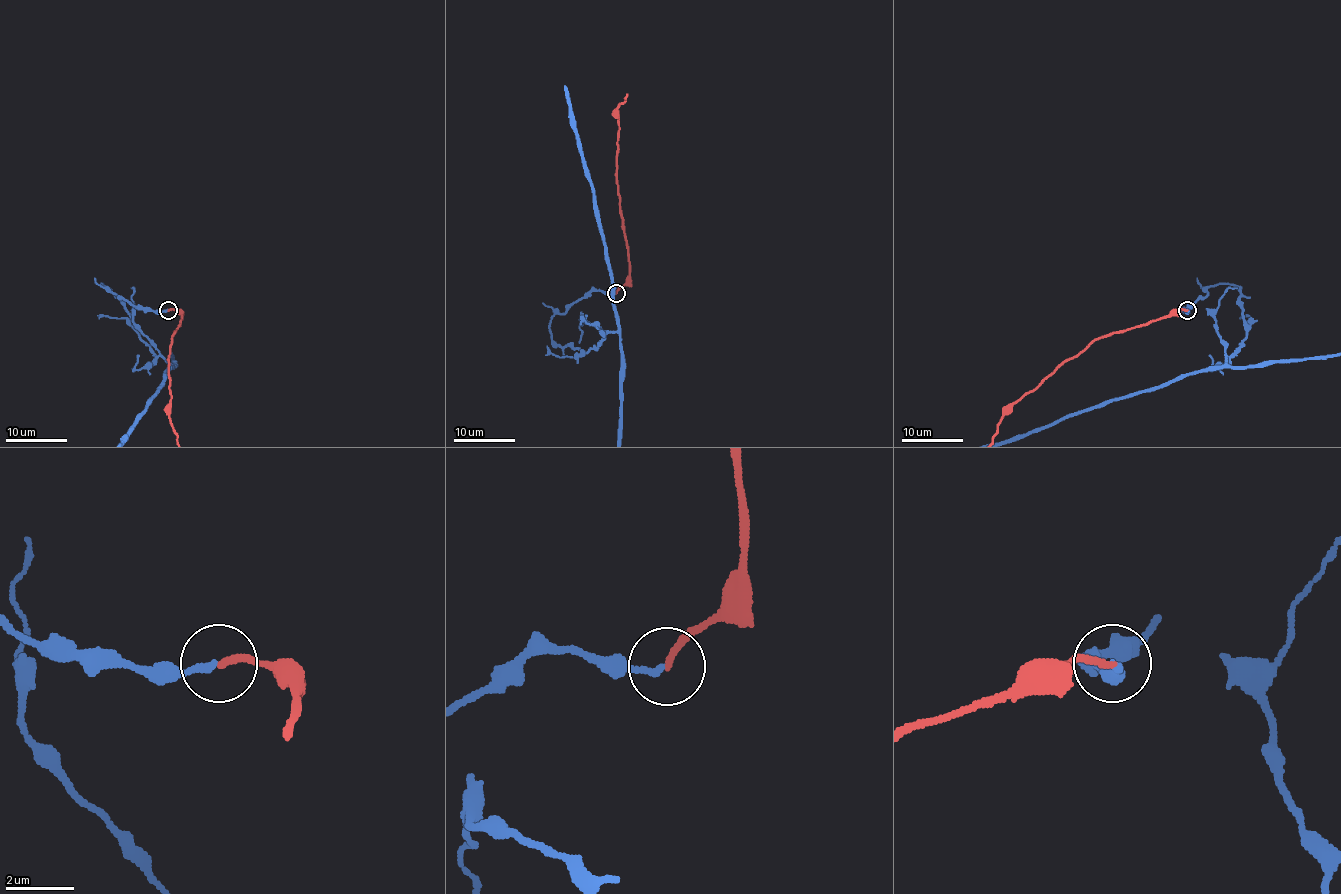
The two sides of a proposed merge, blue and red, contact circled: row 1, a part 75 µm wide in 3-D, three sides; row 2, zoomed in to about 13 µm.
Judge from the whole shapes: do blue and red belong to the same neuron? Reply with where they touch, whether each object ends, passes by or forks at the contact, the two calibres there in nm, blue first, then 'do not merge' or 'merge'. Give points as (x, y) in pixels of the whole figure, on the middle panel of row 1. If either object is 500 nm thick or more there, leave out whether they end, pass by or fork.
place (616, 293); blue ends; red ends; calibres 190 and 190 nm; do not merge

